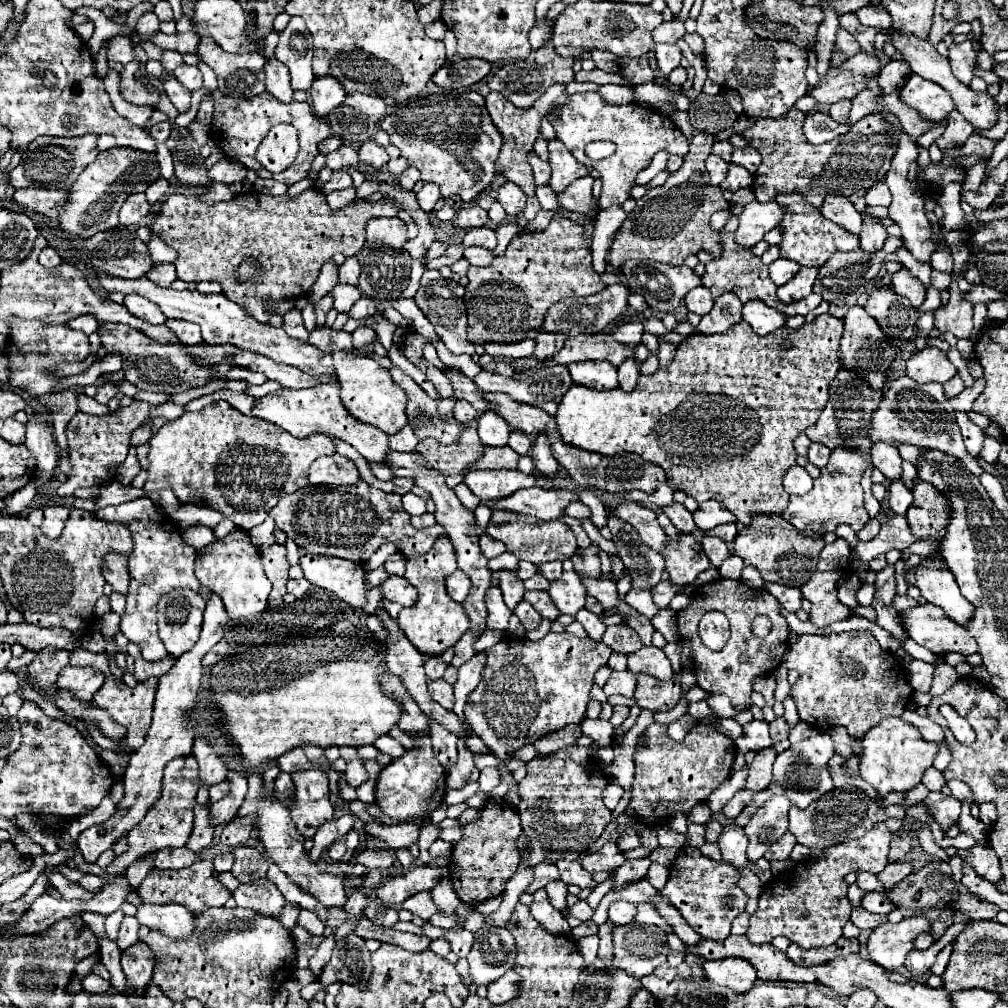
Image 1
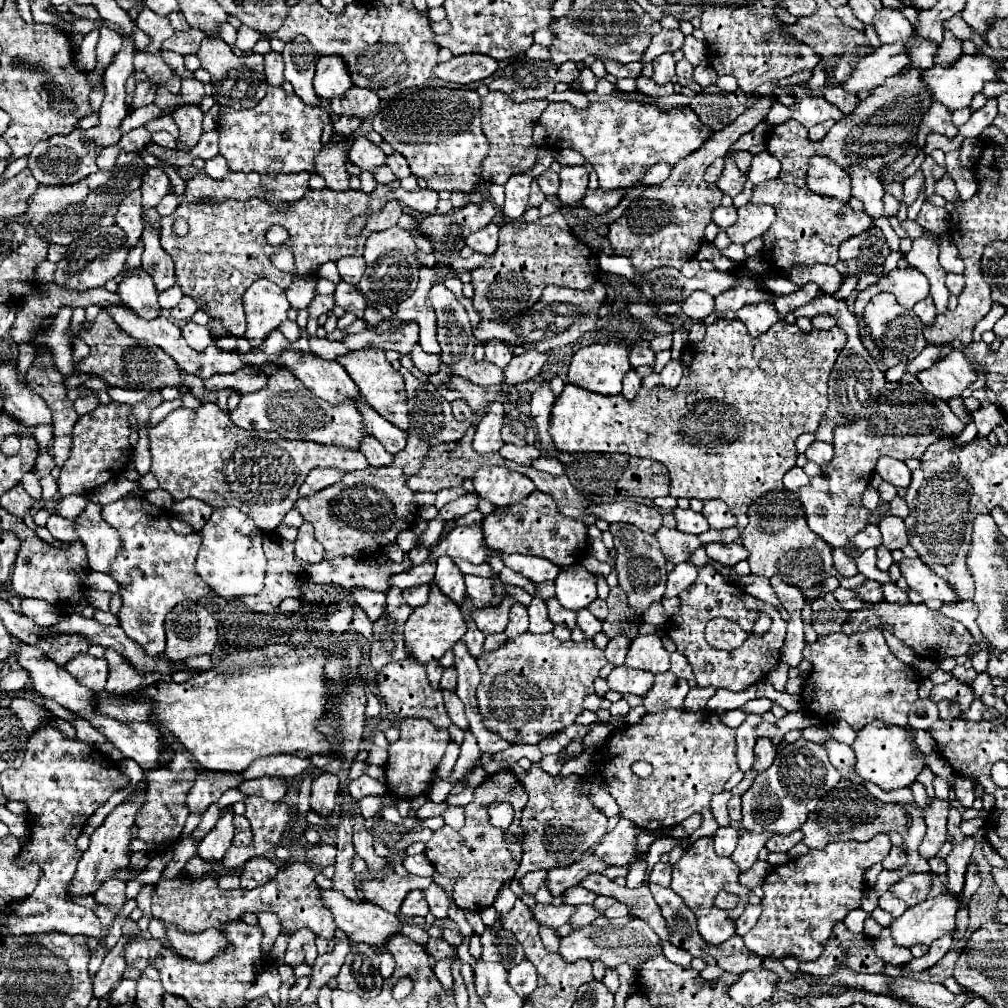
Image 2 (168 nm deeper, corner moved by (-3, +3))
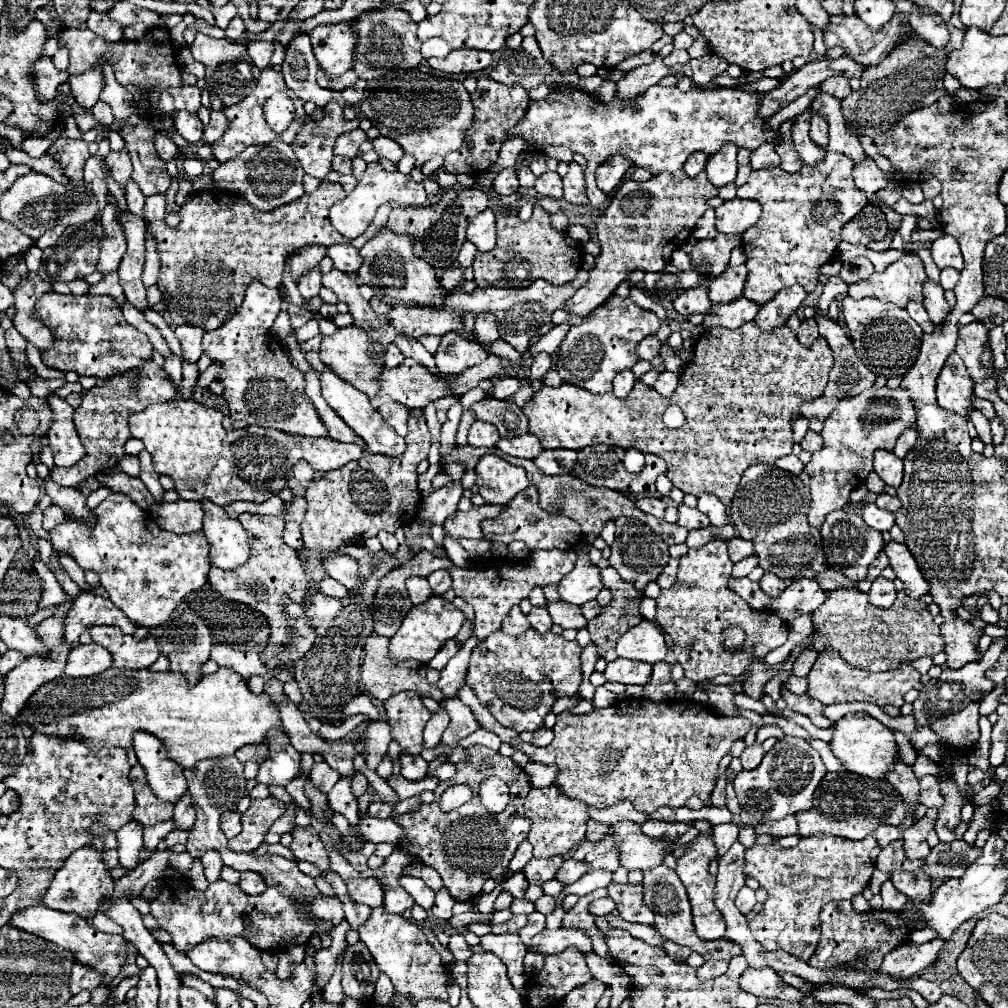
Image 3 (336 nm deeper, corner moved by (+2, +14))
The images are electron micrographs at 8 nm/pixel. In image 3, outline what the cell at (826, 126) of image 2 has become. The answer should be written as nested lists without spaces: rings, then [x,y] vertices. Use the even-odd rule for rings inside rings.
[[[816,113],[812,117],[812,125],[810,125],[810,139],[824,149],[828,147],[828,123]]]

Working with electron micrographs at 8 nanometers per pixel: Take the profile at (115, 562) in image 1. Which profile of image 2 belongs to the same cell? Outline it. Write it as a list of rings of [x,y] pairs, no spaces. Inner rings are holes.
[[[87,502],[85,510],[77,516],[77,534],[89,552],[89,566],[97,572],[109,574],[111,562],[121,552],[121,538],[115,528],[103,524],[101,504]]]

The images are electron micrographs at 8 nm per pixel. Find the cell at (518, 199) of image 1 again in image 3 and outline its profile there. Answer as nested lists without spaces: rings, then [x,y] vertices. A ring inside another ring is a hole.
[[[502,169],[498,171],[494,179],[494,191],[500,195],[512,195],[518,191],[518,177],[514,169]]]

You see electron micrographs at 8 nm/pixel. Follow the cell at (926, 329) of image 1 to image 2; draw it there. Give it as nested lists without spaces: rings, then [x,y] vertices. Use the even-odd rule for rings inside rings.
[[[905,360],[905,362],[899,362],[897,366],[889,368],[889,370],[885,372],[887,380],[889,380],[889,382],[899,382],[899,380],[903,378],[903,374],[907,372],[907,366],[909,366],[909,360]]]

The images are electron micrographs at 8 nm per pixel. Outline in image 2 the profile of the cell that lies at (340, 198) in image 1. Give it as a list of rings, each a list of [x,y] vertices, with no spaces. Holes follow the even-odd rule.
[[[333,136],[331,144],[319,152],[317,164],[315,164],[317,174],[321,174],[327,182],[327,186],[337,192],[349,190],[349,174],[345,170],[347,152],[345,152],[343,142],[345,142],[345,138]]]

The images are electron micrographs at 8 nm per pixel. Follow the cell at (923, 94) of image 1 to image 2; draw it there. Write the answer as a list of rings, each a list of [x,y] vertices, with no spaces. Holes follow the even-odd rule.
[[[977,52],[977,54],[973,54],[973,56],[963,54],[961,60],[957,60],[957,64],[953,64],[953,66],[949,66],[949,68],[935,66],[935,68],[931,68],[931,70],[925,70],[923,76],[921,76],[921,80],[923,80],[923,84],[929,88],[931,98],[933,98],[935,102],[945,104],[945,106],[953,112],[953,110],[971,106],[973,96],[983,90],[983,84],[985,84],[987,80],[997,80],[997,76],[995,76],[995,60],[987,58],[987,56],[981,54],[981,52]]]

